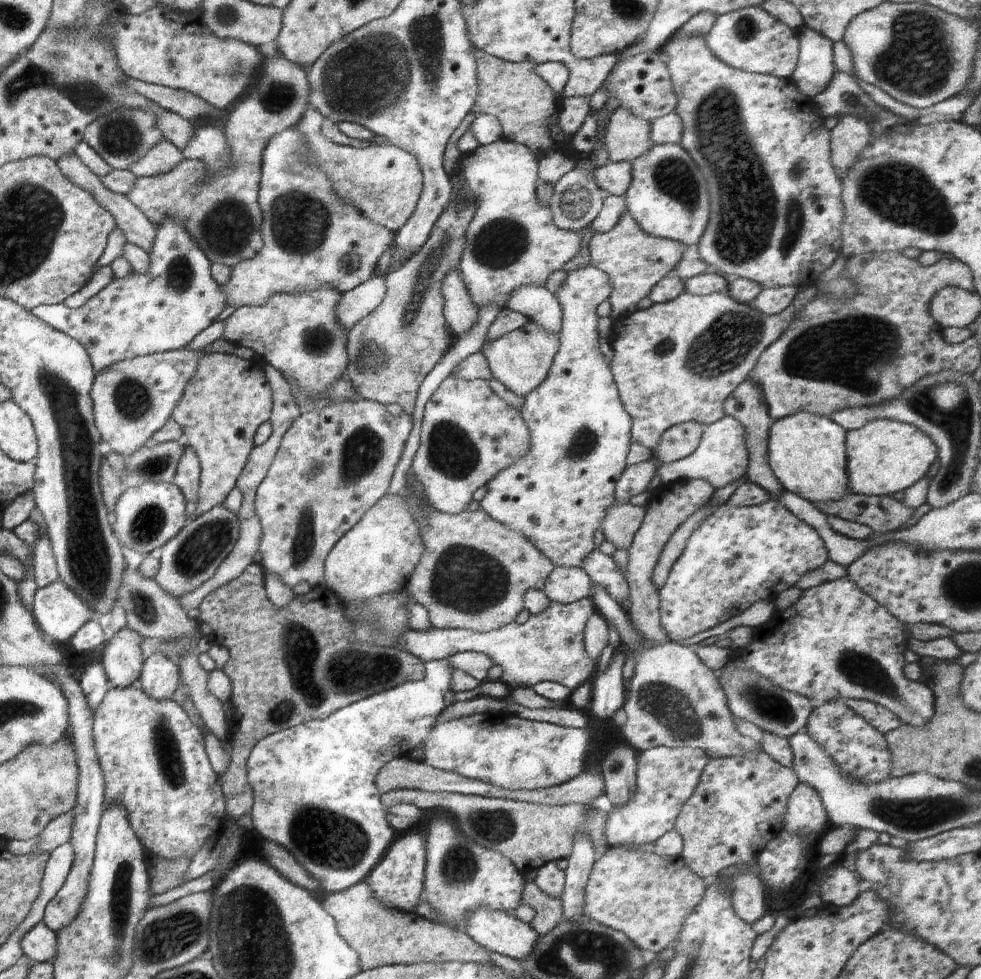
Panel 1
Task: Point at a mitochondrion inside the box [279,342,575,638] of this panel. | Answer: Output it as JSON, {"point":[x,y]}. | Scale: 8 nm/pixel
{"point":[467,580]}

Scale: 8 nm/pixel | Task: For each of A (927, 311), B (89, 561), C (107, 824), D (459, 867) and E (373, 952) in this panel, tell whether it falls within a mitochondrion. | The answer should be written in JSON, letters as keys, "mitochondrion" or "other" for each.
{"A":"other","B":"mitochondrion","C":"other","D":"mitochondrion","E":"other"}

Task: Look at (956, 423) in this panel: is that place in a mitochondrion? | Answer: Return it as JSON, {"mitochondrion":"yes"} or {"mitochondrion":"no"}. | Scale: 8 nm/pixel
{"mitochondrion":"yes"}

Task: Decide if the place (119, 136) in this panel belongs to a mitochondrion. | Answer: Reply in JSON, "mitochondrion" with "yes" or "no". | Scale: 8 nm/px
{"mitochondrion":"yes"}

